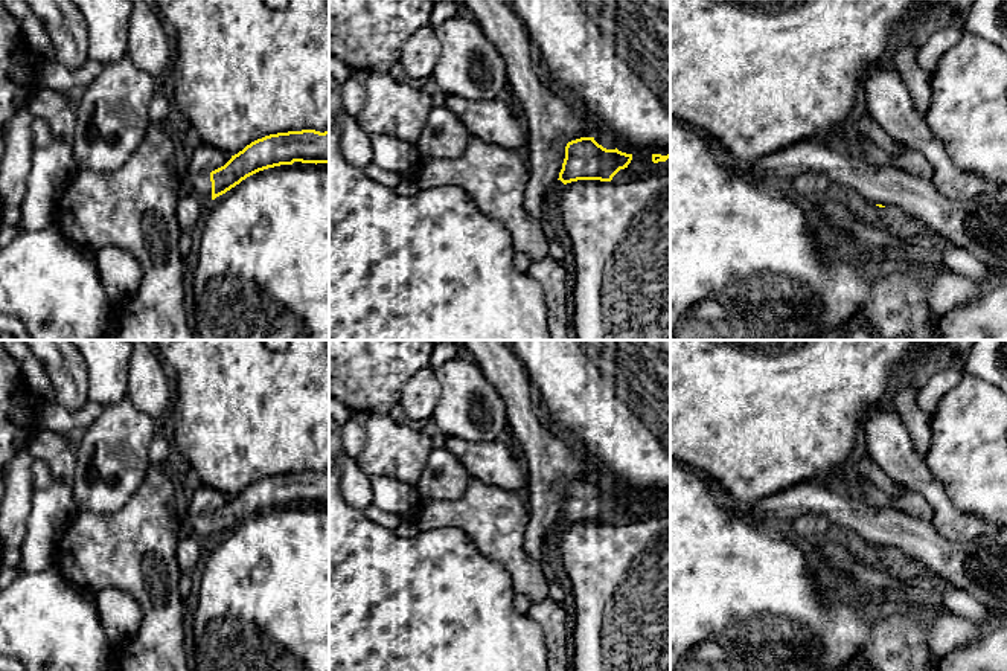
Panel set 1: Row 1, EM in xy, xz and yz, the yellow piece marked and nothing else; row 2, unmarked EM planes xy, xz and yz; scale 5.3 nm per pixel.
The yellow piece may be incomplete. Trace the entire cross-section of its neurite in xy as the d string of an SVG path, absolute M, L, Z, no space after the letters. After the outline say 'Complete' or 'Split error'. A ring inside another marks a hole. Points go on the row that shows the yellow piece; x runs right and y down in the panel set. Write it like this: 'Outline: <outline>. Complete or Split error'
Outline: M302 130L270 134L251 142L210 174L189 174L184 165L180 171L184 194L193 192L204 200L215 200L259 171L294 162L329 165L329 131Z. Split error

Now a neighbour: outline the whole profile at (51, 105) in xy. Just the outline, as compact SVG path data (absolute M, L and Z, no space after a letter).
M38 88L27 101L26 110L34 117L41 117L49 124L53 139L72 143L76 114L62 93L50 88Z

